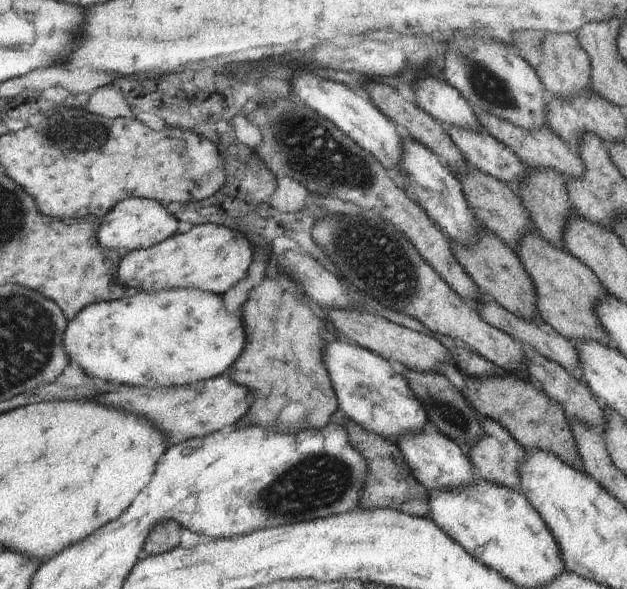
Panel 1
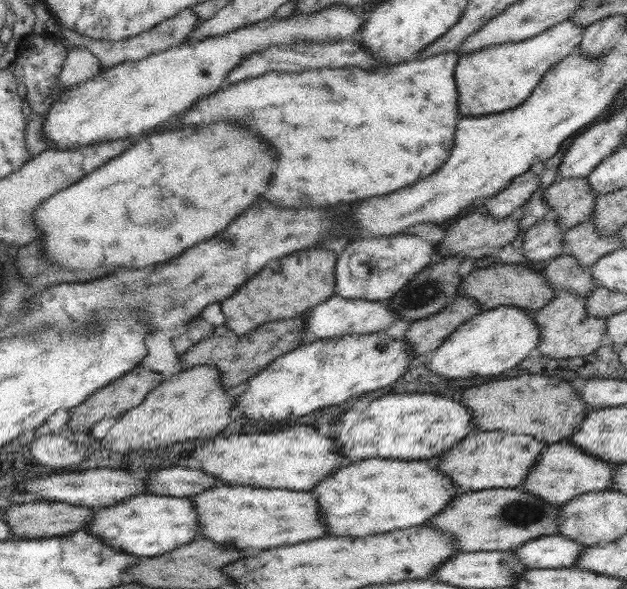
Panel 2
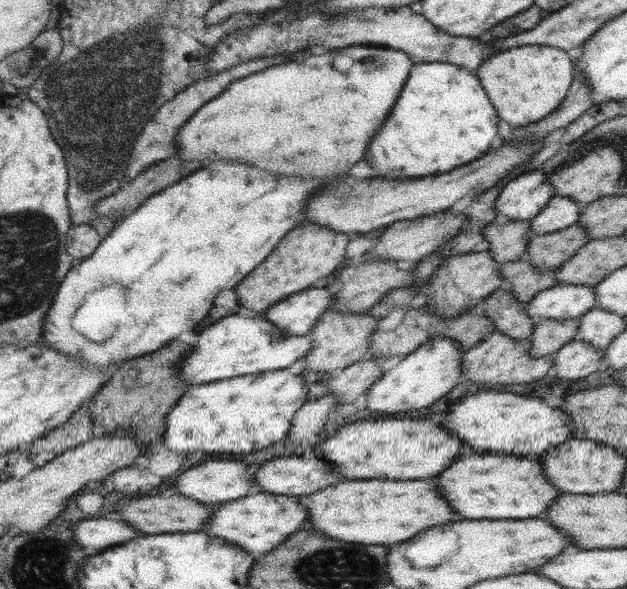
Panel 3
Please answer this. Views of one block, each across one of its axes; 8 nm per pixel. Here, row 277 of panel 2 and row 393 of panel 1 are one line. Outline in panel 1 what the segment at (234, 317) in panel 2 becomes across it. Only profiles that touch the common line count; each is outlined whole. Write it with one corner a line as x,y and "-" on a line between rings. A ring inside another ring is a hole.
278,273
276,278
264,277
264,280
250,290
248,302
241,310
242,324
244,324
244,334
246,344
240,352
240,356
232,364
230,378
248,388
251,396
254,397
253,404
235,424
238,428
244,426
262,426
266,430
278,430
281,428
278,416
280,410
288,404
300,404
304,406
306,412
304,416
304,426
322,430
333,418
333,414
339,408
339,402
335,390
333,389
331,378
324,368
322,362
322,330
324,330
324,317
318,309
312,311
308,305
304,304
304,290
298,286
298,282
290,280
288,276

